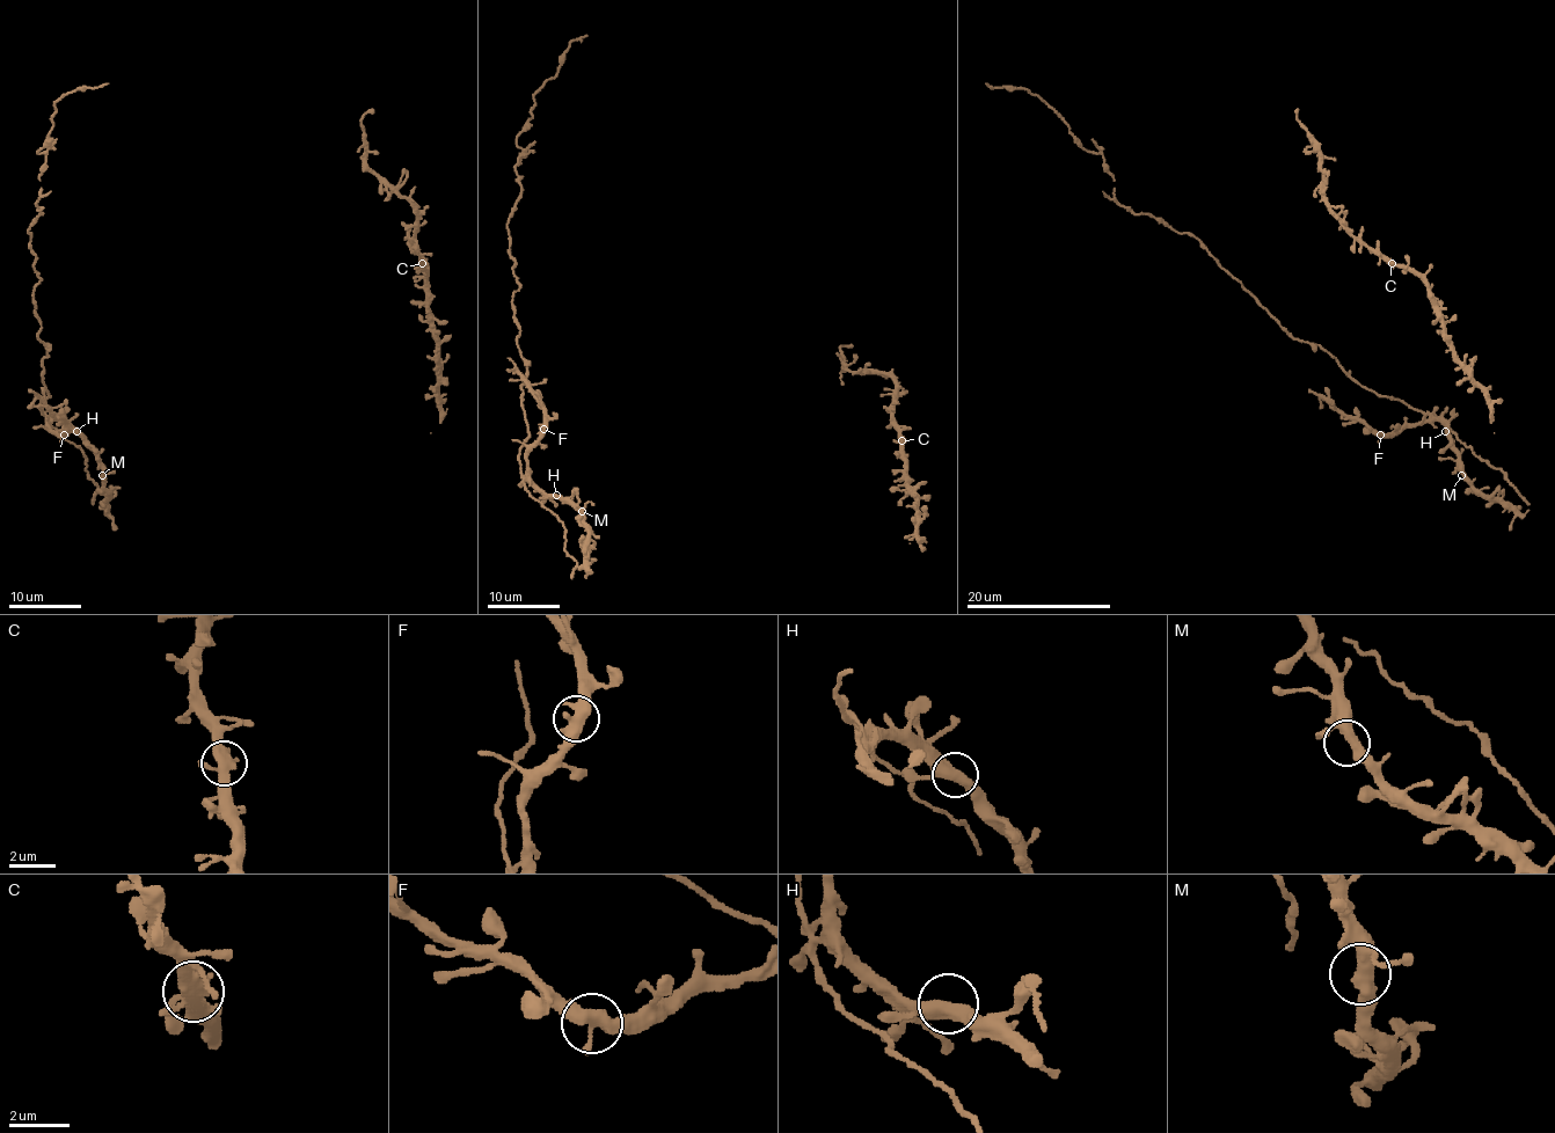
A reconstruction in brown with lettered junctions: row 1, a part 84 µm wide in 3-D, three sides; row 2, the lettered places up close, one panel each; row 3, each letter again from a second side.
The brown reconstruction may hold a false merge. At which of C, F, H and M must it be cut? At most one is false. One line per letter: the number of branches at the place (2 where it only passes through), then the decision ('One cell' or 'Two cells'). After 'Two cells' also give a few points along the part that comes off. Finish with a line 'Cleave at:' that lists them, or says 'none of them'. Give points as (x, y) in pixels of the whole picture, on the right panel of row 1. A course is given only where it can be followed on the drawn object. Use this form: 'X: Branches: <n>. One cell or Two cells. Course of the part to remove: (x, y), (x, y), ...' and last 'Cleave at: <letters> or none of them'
C: Branches: 3. One cell
F: Branches: 3. One cell
H: Branches: 3. One cell
M: Branches: 3. One cell
Cleave at: none of them

